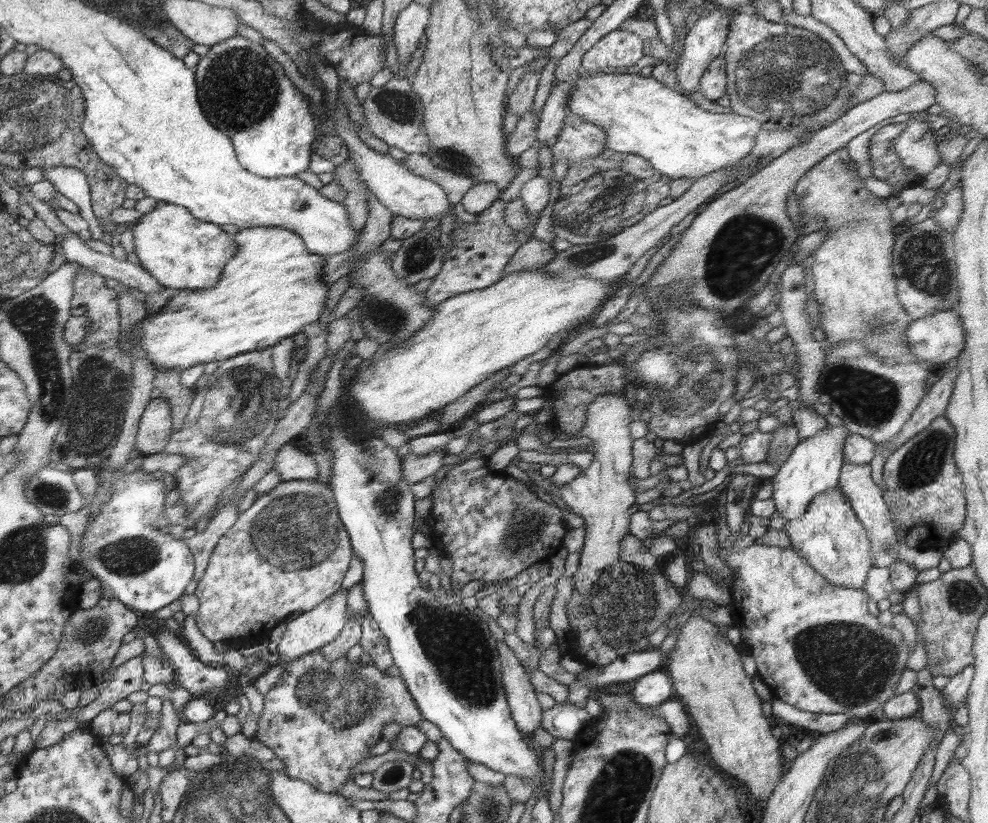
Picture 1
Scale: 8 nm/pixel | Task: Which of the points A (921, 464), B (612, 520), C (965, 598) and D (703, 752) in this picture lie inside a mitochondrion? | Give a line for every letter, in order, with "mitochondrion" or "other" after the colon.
A: mitochondrion
B: other
C: mitochondrion
D: other

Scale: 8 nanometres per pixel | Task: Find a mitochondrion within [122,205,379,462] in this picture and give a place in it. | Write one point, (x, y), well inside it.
(246, 394)

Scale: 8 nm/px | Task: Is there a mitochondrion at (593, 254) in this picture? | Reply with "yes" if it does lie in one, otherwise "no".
yes

